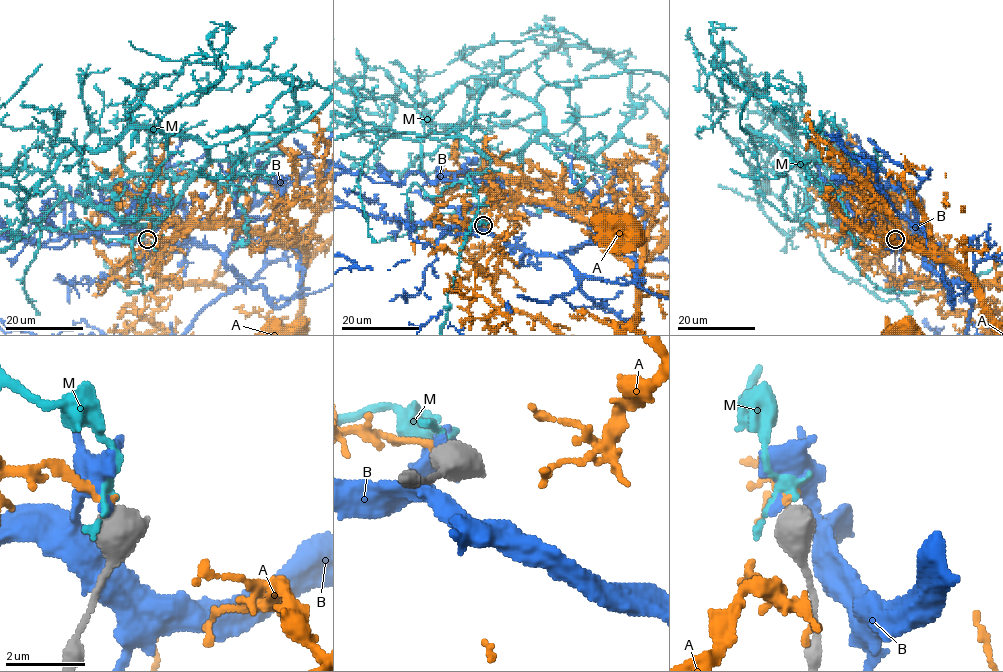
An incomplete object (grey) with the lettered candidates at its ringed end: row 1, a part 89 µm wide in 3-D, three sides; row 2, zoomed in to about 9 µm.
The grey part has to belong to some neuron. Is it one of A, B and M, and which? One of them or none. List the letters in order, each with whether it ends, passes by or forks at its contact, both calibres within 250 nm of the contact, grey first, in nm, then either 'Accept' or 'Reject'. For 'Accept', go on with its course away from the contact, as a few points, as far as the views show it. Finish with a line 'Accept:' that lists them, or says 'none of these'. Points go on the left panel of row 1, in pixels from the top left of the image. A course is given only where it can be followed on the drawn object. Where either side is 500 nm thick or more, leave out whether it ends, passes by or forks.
A: Thickness 650 nm (grey) against 200 nm. Reject
B: Thickness 650 nm (grey) against 280 nm. Reject
M: Thickness 650 nm (grey) against 200 nm. Reject
Accept: none of these

